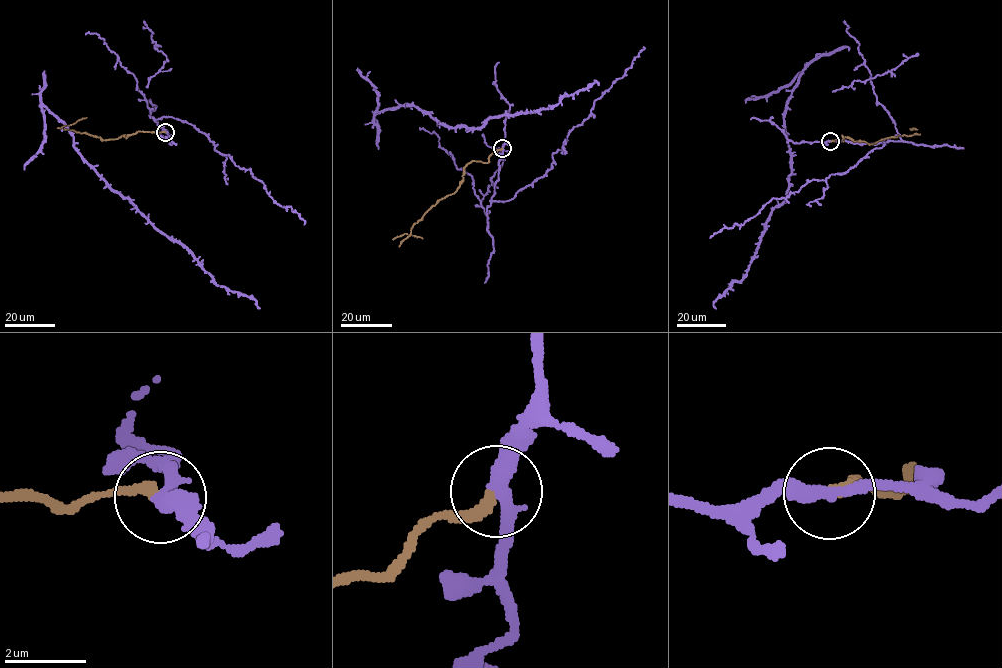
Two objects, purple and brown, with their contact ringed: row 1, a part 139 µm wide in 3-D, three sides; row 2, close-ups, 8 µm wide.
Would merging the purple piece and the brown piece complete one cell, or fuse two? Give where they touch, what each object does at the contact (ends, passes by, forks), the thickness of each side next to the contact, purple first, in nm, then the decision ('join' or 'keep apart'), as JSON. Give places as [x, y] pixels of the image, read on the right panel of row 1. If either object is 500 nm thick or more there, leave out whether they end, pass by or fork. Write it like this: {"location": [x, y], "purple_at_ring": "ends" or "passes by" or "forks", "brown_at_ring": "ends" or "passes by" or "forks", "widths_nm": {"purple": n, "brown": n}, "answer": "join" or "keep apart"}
{"location": [830, 141], "purple_at_ring": "passes by", "brown_at_ring": "ends", "widths_nm": {"purple": 320, "brown": 280}, "answer": "keep apart"}

